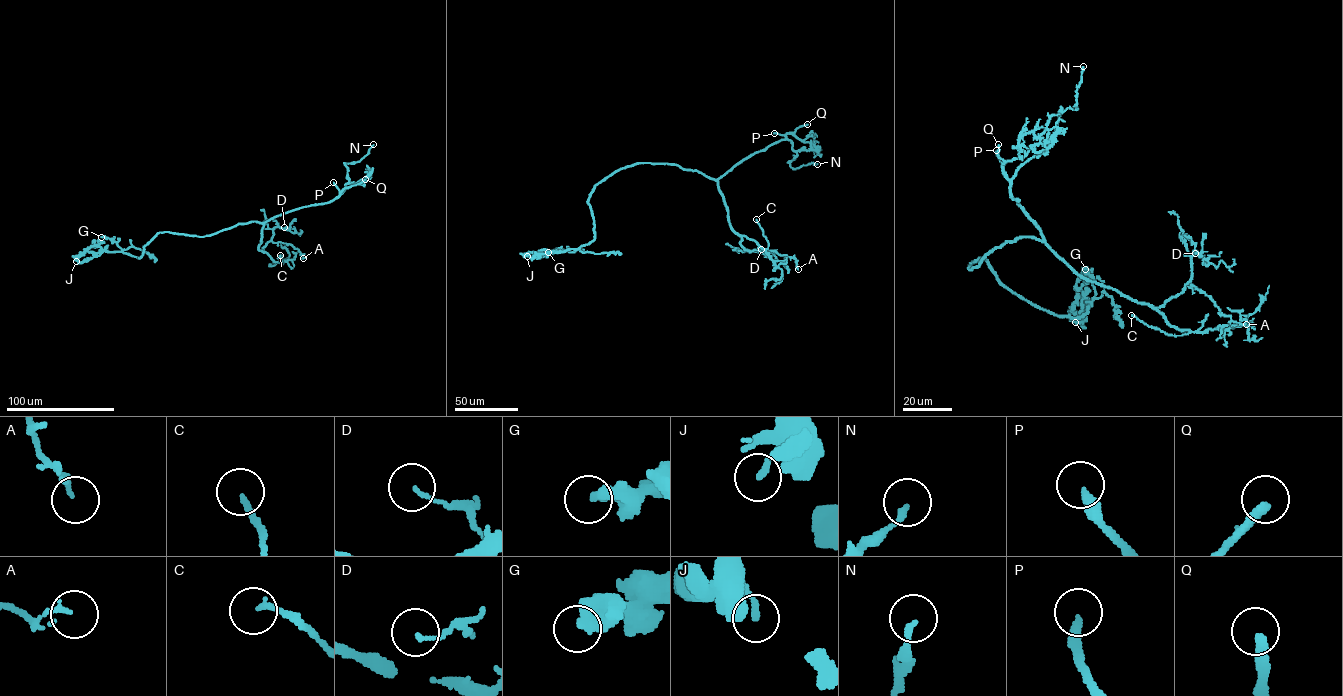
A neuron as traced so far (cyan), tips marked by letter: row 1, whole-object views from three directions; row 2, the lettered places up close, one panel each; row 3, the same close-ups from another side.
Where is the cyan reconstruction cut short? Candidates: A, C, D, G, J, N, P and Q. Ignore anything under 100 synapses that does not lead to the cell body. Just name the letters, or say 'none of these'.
Q

